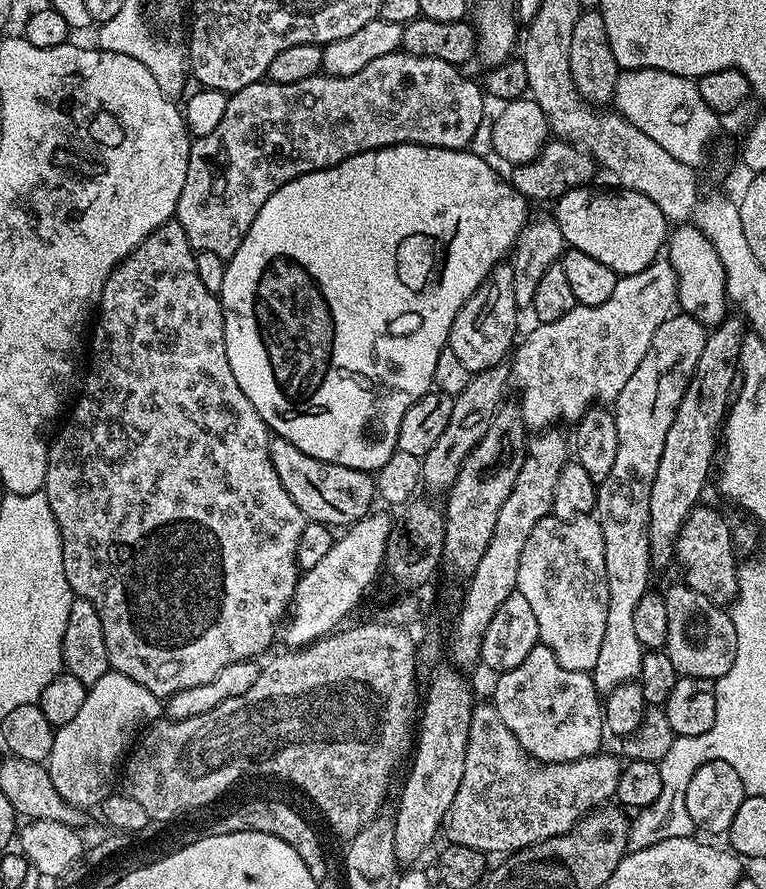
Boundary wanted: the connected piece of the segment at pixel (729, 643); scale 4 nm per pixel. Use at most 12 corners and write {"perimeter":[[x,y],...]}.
{"perimeter":[[683,582],[665,591],[666,651],[713,682],[736,653],[731,615]]}

